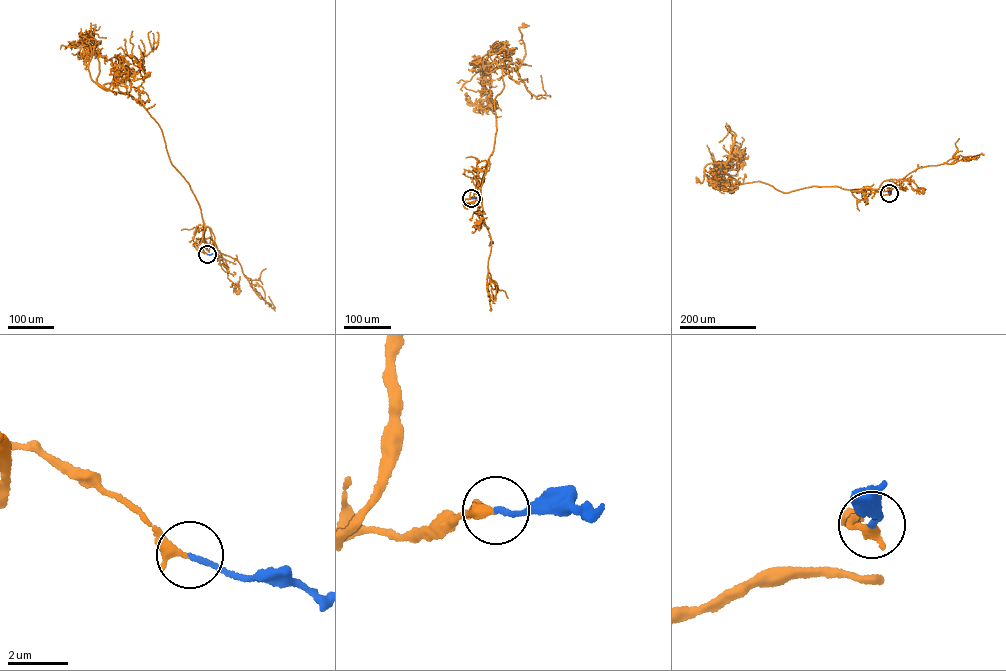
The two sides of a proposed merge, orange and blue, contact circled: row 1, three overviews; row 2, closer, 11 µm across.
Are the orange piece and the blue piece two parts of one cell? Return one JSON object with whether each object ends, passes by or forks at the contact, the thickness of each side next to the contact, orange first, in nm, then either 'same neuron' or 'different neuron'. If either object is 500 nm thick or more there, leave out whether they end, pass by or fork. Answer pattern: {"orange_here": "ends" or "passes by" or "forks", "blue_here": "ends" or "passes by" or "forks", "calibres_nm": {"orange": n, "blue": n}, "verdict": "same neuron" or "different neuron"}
{"orange_here": "ends", "blue_here": "ends", "calibres_nm": {"orange": 320, "blue": 170}, "verdict": "same neuron"}

